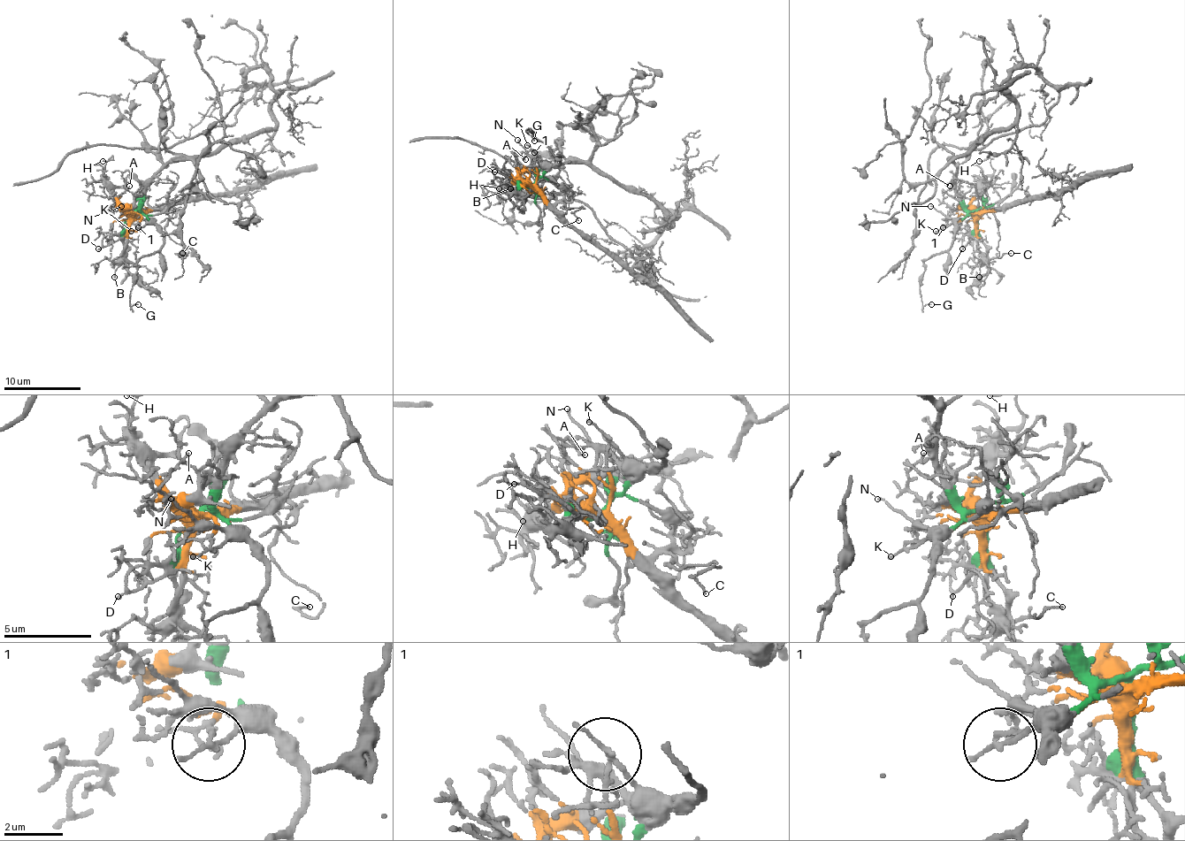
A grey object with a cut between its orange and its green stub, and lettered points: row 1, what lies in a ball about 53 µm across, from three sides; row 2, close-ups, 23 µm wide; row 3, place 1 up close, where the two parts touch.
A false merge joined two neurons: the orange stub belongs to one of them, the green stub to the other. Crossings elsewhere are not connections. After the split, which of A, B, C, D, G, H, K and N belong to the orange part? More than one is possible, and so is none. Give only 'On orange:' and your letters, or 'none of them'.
On orange: A, B, C, D, H

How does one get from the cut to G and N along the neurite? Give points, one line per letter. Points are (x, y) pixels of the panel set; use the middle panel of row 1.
G: (529, 187), (560, 162), (527, 129), (534, 141)
N: (529, 187), (542, 173), (542, 165), (517, 139)

